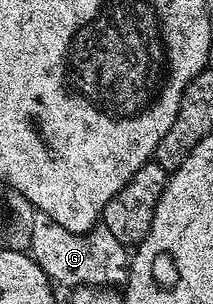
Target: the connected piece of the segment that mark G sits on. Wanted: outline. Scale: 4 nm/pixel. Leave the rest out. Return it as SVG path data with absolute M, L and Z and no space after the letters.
M38 211L33 218L29 254L35 264L59 285L76 287L116 287L126 283L130 255L126 245L117 240L100 222L87 233L77 233L54 222L45 212Z

